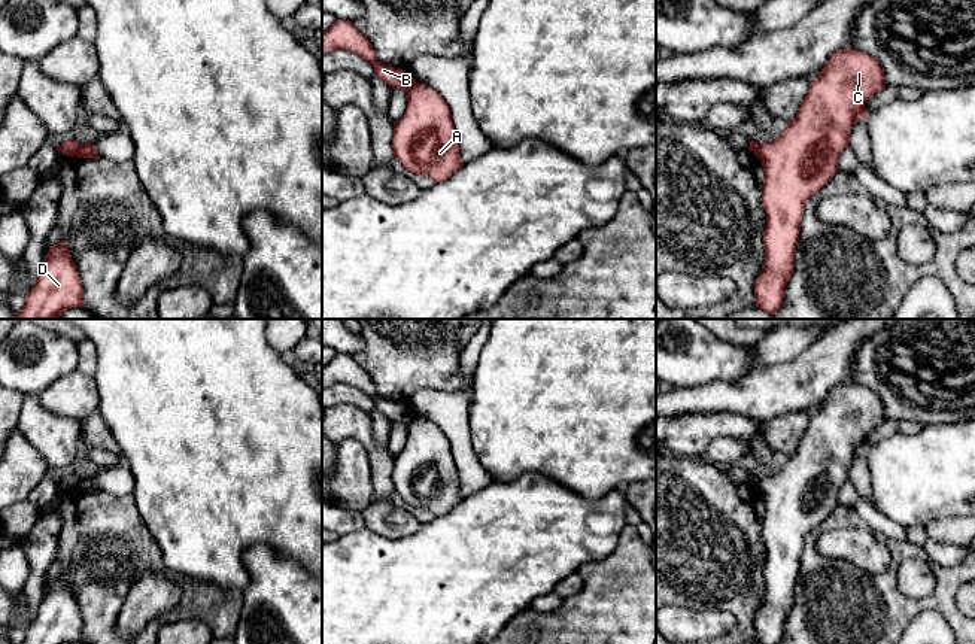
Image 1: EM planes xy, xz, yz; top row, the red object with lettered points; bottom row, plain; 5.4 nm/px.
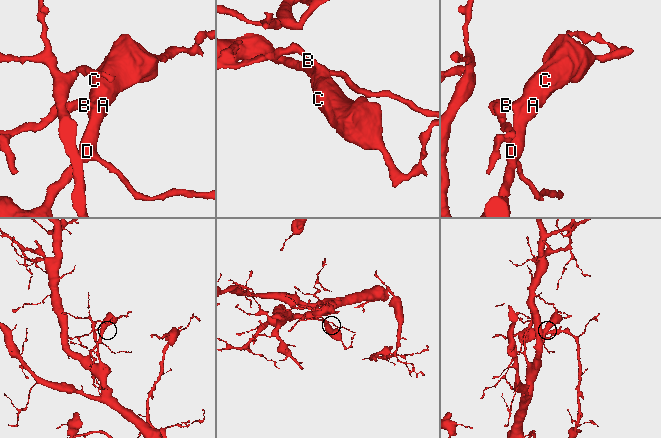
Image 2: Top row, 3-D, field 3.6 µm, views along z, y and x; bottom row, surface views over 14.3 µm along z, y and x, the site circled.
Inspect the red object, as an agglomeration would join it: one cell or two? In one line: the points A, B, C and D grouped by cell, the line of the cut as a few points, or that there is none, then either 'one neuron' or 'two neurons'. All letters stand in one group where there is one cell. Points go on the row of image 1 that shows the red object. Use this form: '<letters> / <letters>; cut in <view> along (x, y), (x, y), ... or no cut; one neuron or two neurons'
A C D / B; cut in xy along (81, 143), (75, 155); two neurons

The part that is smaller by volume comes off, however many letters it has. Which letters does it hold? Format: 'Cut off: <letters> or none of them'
Cut off: B

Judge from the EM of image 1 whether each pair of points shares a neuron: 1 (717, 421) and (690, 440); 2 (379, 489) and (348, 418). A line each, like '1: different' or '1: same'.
1: same
2: same

